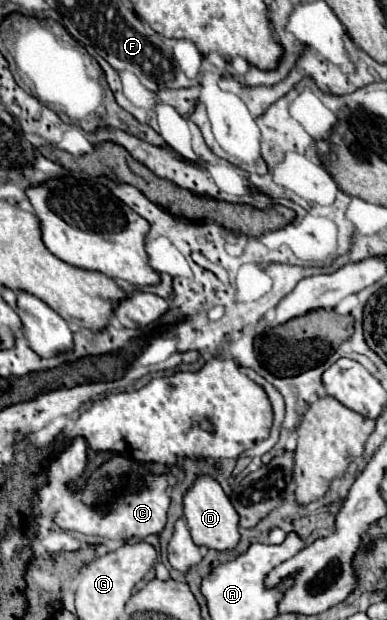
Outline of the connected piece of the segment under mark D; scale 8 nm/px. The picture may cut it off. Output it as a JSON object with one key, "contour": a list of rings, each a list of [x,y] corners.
{"contour":[[[197,474],[193,486],[183,496],[183,510],[185,510],[185,520],[195,544],[201,544],[213,550],[229,550],[239,542],[239,530],[237,530],[239,516],[235,508],[231,506],[229,498],[225,496],[221,484],[215,480],[215,476]]]}

